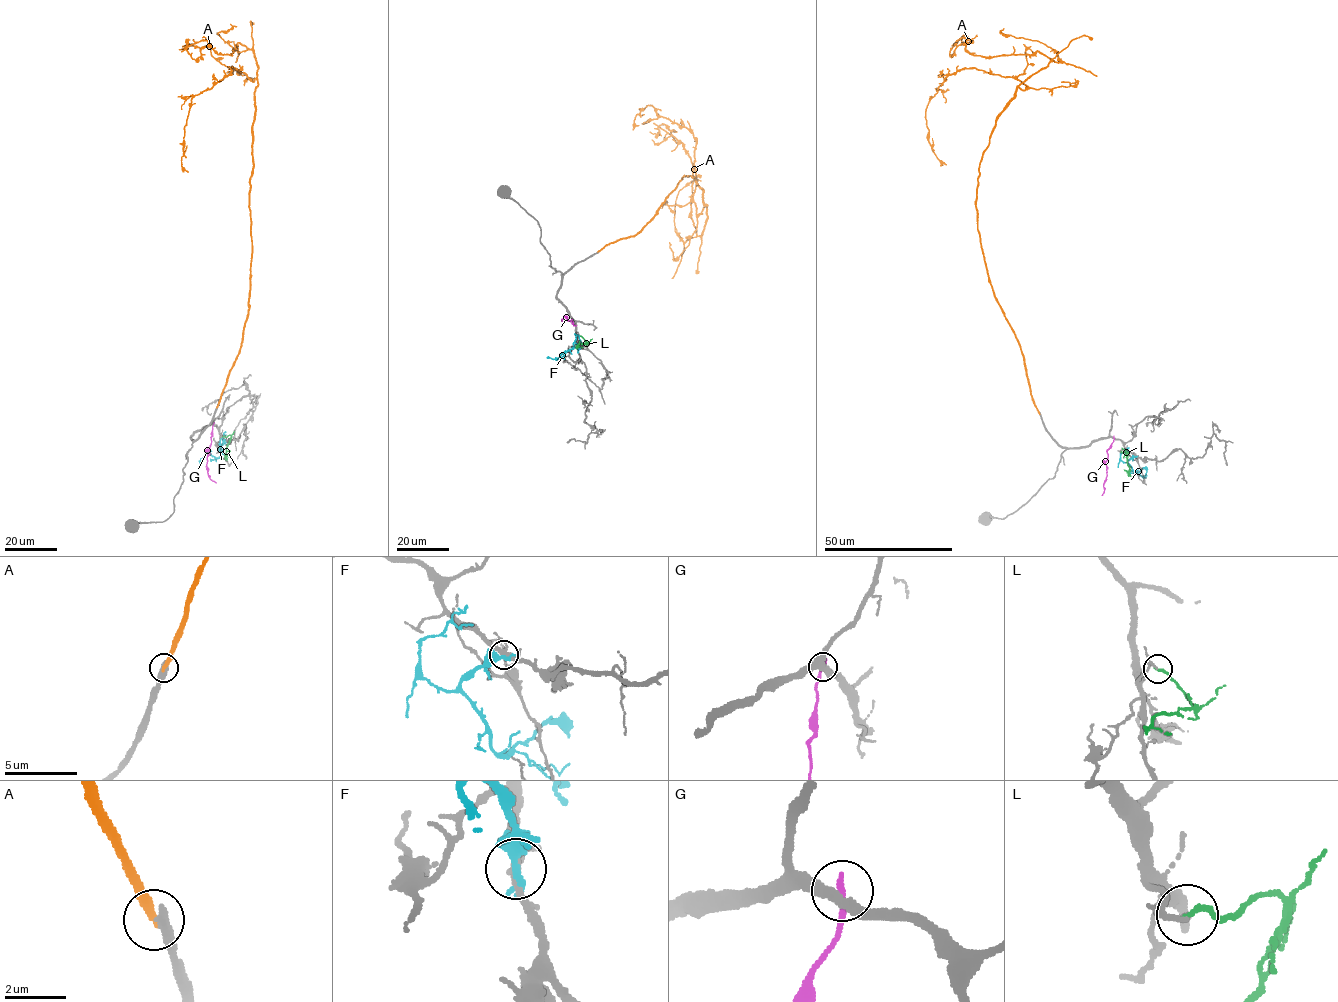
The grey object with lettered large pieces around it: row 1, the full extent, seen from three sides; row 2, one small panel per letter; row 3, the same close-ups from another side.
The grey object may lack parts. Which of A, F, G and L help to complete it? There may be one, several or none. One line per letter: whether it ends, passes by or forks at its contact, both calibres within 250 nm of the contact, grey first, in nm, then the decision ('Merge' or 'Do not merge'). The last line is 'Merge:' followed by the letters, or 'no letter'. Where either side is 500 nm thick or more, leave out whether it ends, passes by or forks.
A: It ends there. Thickness 360 nm (grey) against 280 nm. Do not merge
F: It ends there. Thickness 240 nm (grey) against 480 nm. Do not merge
G: It ends there. Thickness 400 nm (grey) against 220 nm. Do not merge
L: It ends there. Thickness 110 nm (grey) against 180 nm. Merge
Merge: L

